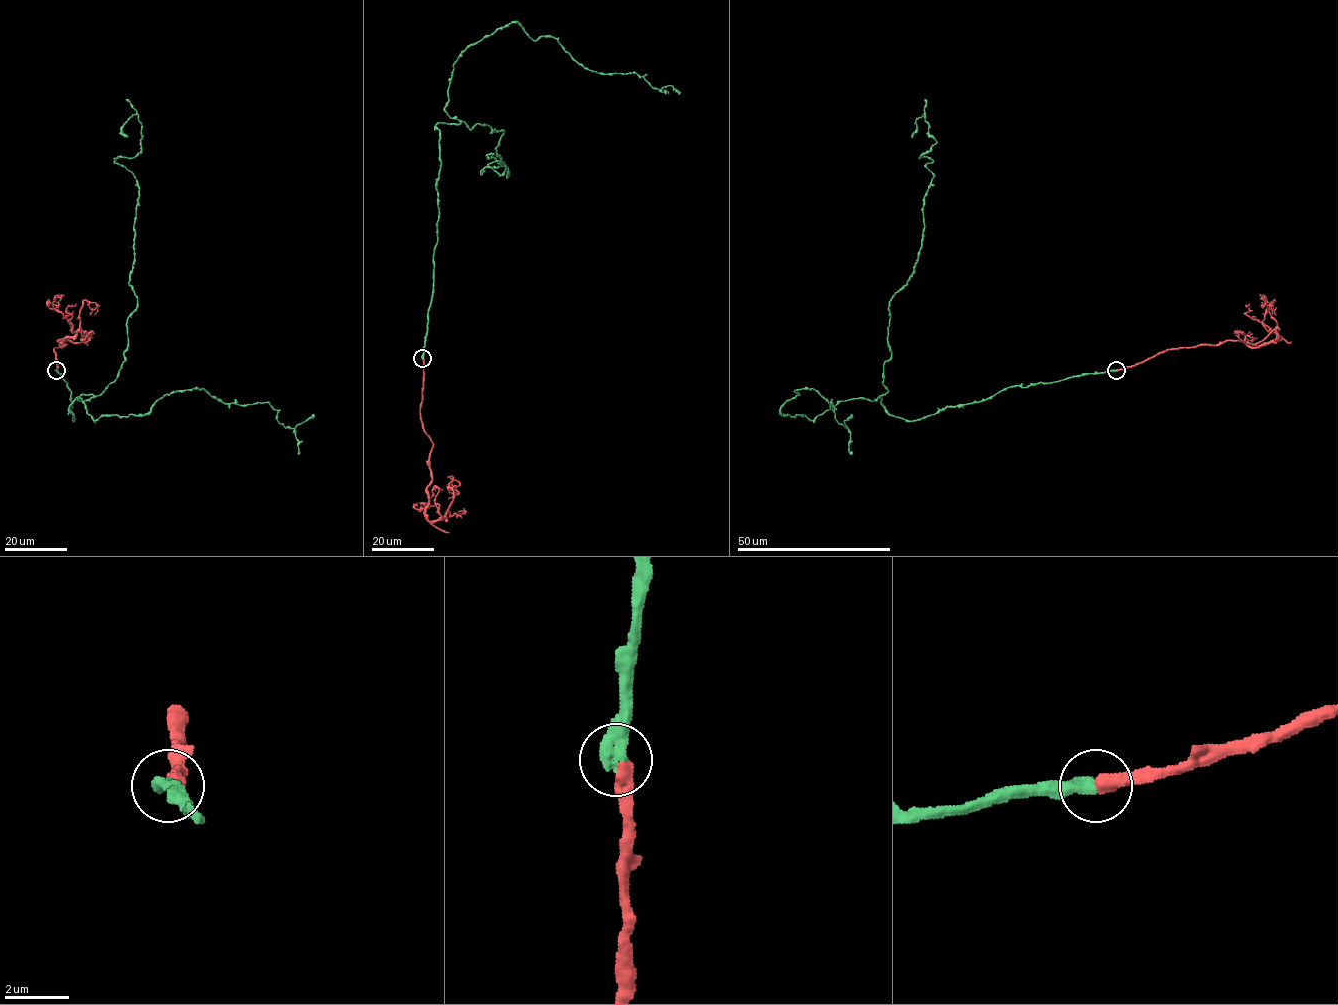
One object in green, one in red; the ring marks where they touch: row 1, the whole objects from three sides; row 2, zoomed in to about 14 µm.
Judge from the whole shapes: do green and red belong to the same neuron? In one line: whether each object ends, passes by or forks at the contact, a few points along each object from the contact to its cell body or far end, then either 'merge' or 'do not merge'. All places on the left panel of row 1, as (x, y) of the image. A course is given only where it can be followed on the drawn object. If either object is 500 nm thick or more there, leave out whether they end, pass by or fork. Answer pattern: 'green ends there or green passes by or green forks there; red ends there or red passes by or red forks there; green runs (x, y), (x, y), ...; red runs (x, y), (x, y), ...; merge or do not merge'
green runs (56, 370), (74, 421), (69, 406), (125, 360), (139, 185), (114, 162), (141, 151), (136, 114), (127, 137); red runs (56, 370), (53, 349), (79, 328), (84, 300), (96, 304), (94, 314); merge

